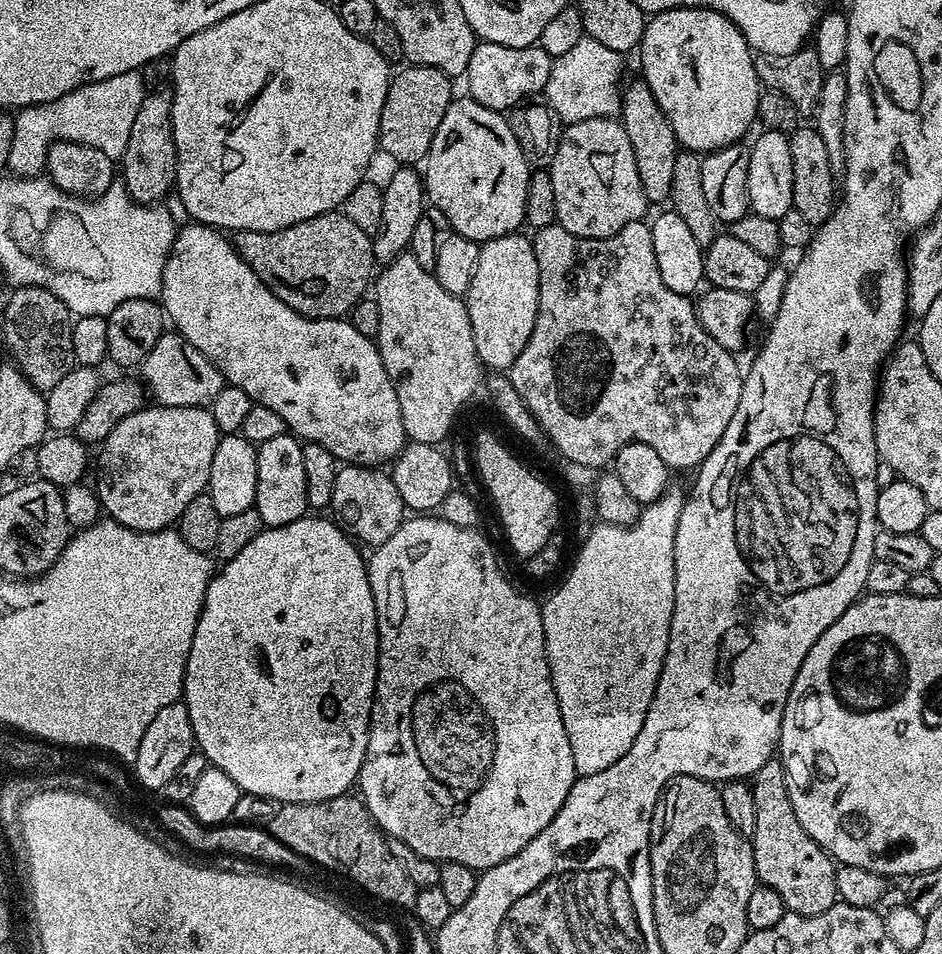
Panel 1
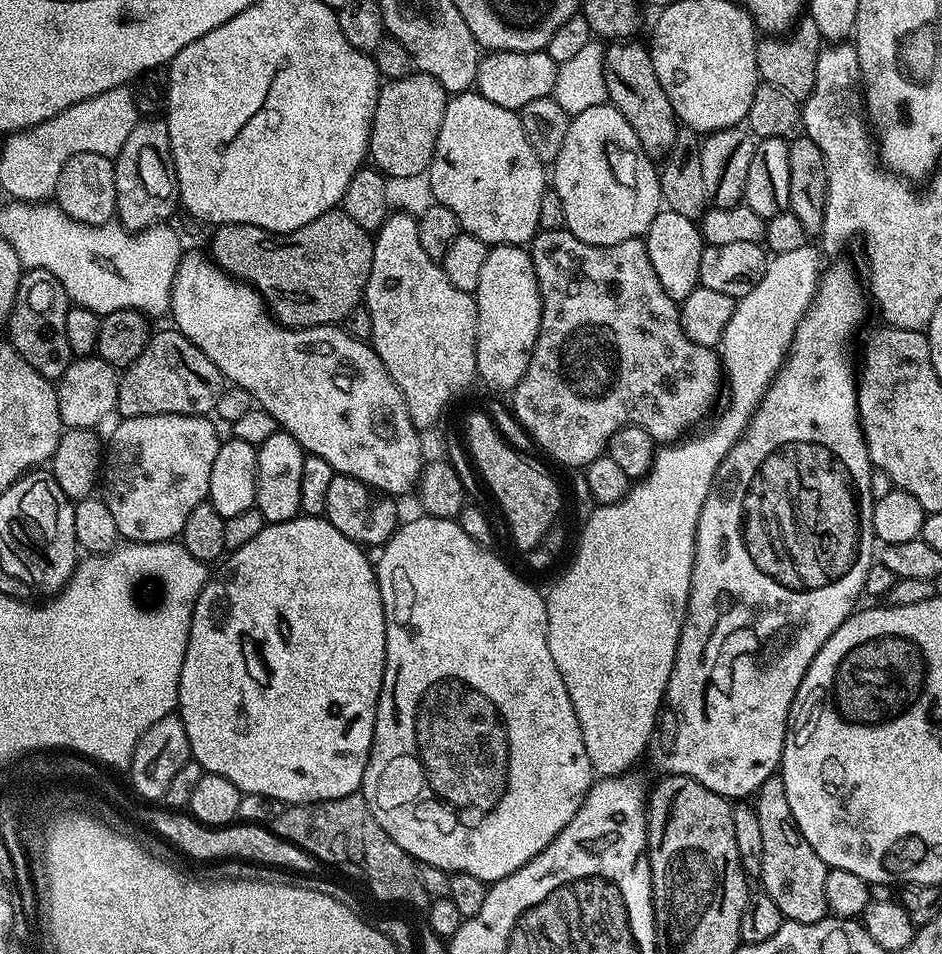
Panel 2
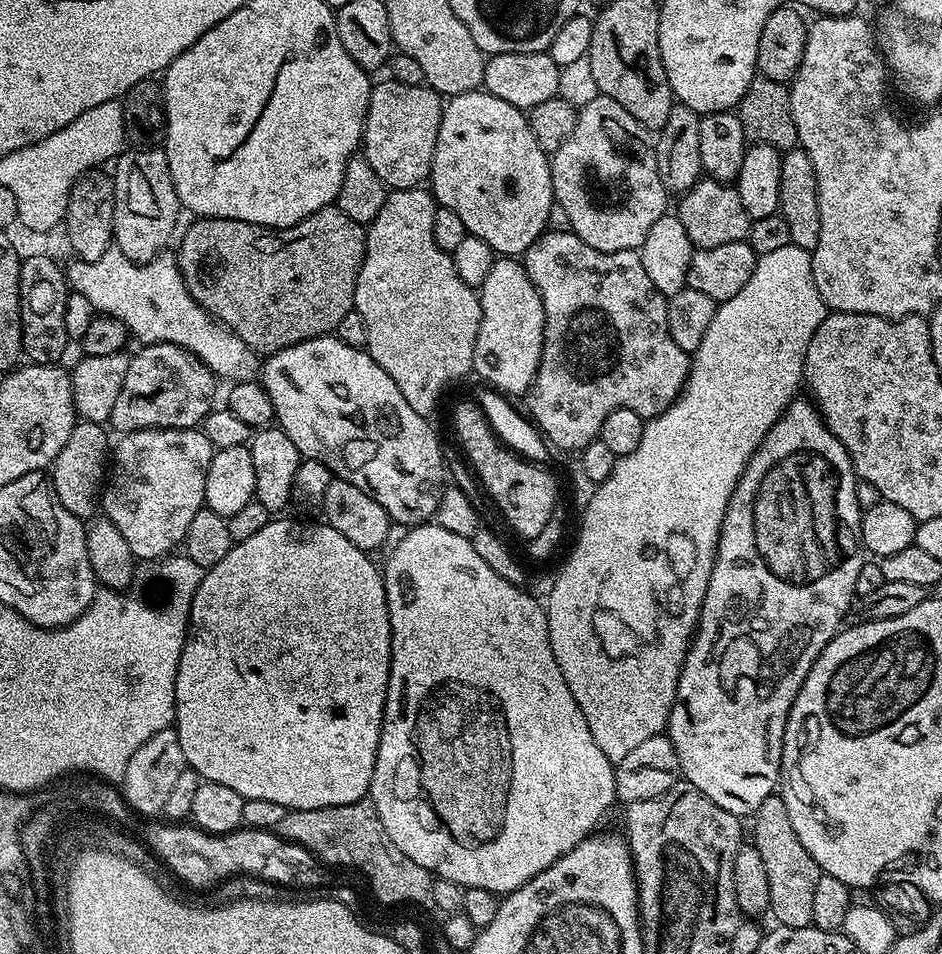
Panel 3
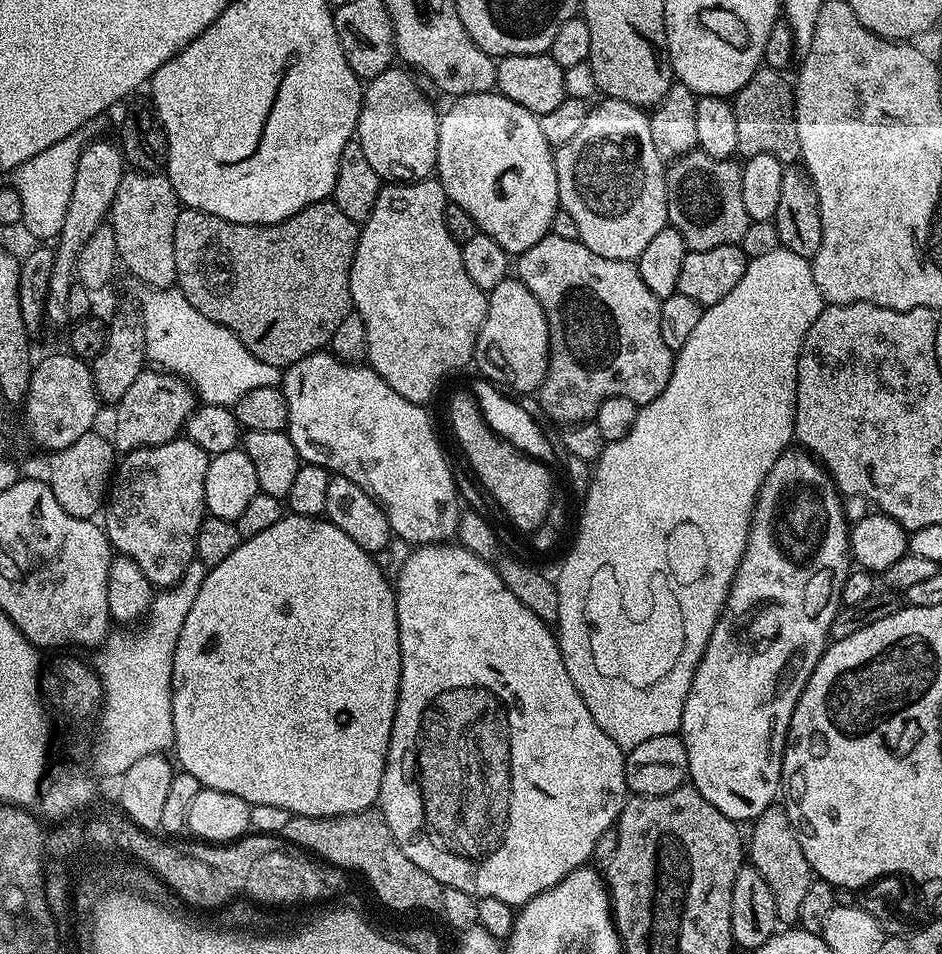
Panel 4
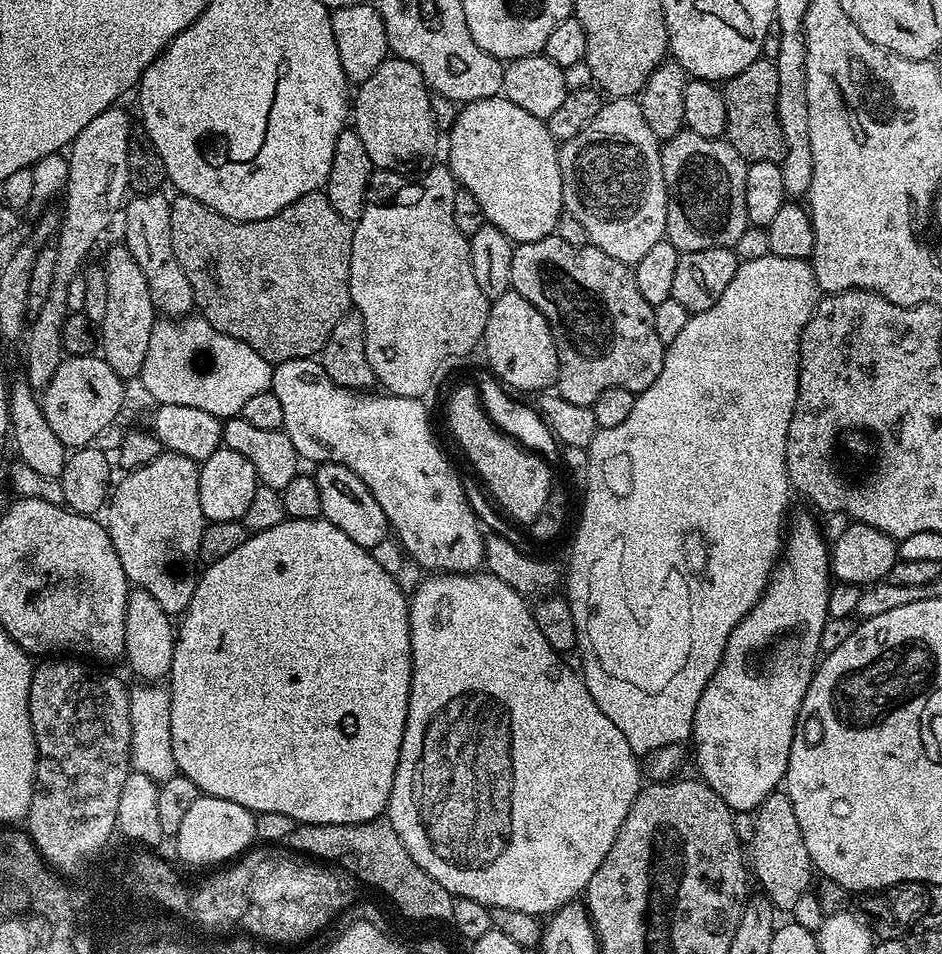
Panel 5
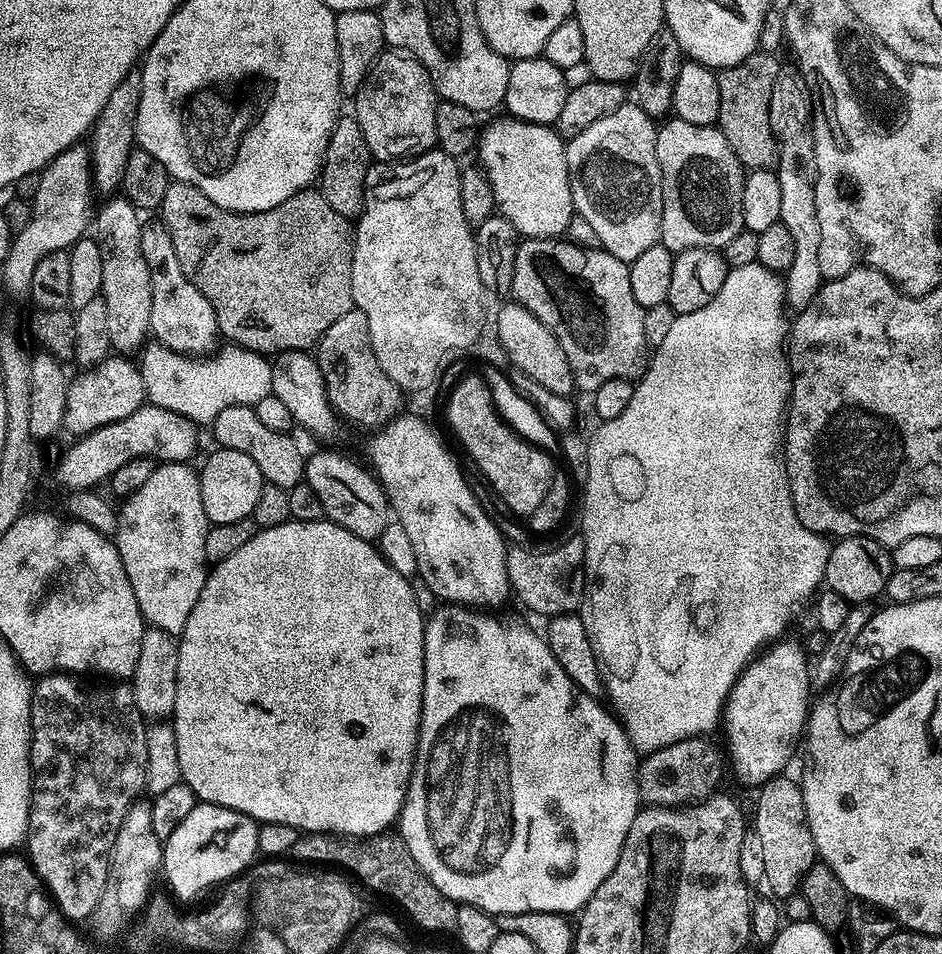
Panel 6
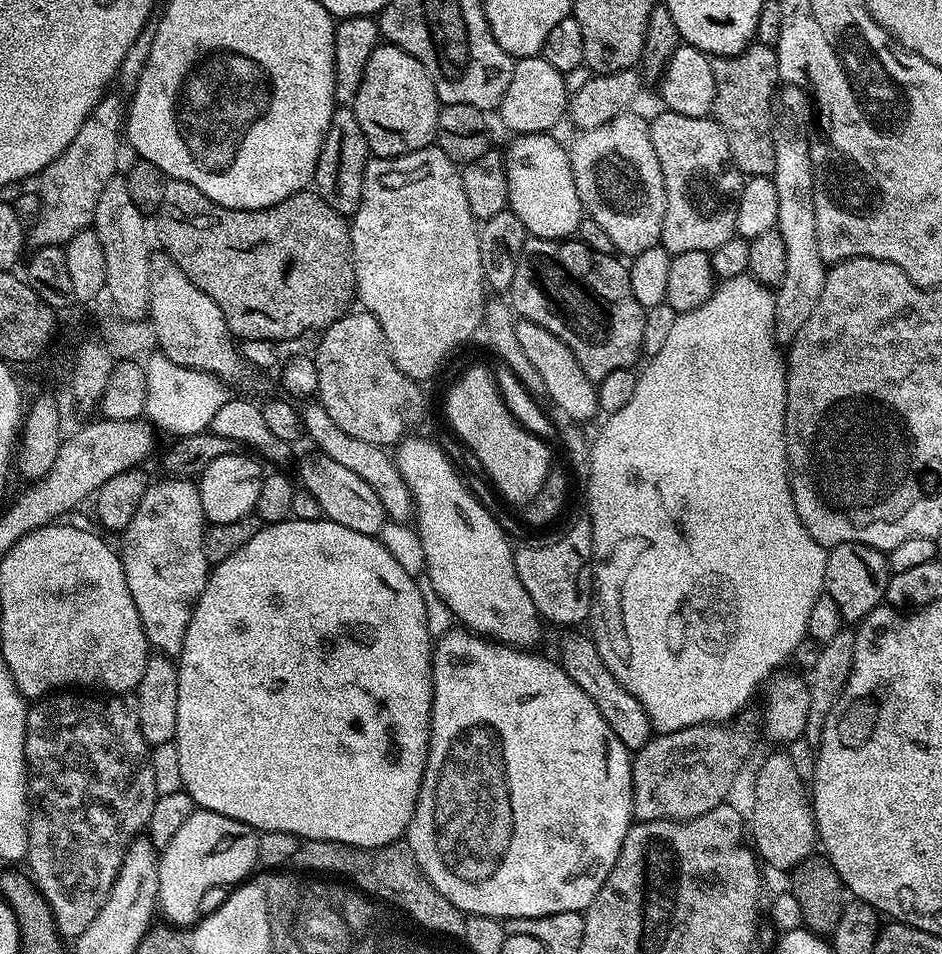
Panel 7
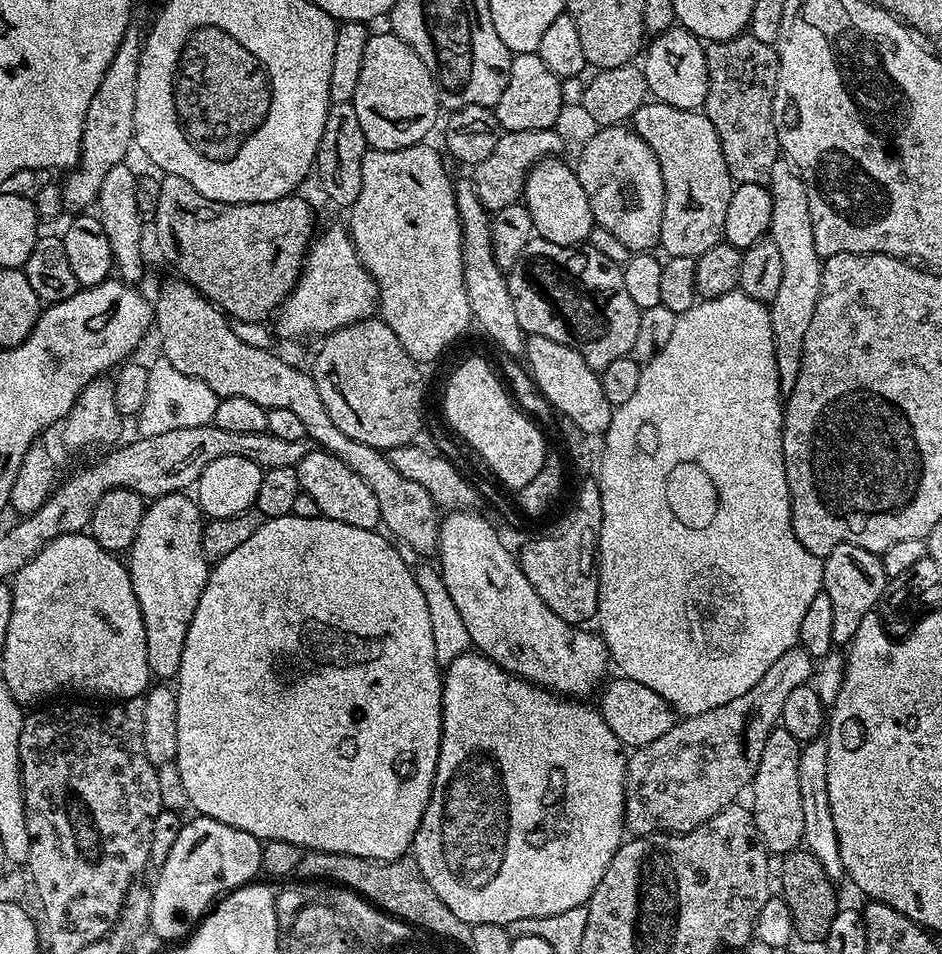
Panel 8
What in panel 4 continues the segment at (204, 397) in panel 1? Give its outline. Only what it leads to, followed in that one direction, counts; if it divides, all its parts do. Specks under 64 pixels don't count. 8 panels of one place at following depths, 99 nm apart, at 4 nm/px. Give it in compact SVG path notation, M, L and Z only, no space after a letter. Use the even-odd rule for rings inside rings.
M145 370L134 378L130 390L115 401L116 425L110 439L117 453L133 452L139 448L162 446L177 439L185 431L188 419L198 406L198 397L181 376L163 370Z

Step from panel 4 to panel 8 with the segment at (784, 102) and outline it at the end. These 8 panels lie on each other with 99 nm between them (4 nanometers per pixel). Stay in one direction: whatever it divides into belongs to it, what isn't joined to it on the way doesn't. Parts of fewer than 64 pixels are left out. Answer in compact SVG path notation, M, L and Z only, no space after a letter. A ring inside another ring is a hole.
M750 34L709 43L704 49L708 93L702 109L714 122L726 170L736 184L767 185L774 162L782 159L776 124L776 87L781 87L780 54L773 45L758 42Z

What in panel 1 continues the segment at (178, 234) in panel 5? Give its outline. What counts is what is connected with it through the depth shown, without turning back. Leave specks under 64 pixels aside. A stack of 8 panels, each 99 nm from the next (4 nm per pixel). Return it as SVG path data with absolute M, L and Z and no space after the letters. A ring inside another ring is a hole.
M340 210L323 212L277 232L238 232L234 236L236 251L260 281L286 306L311 320L343 317L360 303L374 276L372 241L362 226L354 226Z

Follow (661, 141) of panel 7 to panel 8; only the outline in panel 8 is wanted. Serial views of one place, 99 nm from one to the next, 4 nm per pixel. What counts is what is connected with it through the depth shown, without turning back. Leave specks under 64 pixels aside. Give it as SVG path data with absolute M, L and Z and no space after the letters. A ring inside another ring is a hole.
M646 102L632 116L630 124L640 135L642 142L650 146L654 158L658 158L658 166L662 174L664 209L662 210L659 247L665 248L668 256L698 257L706 254L710 246L724 240L726 210L730 206L734 187L730 170L726 170L726 158L722 158L722 146L718 142L714 122L710 122L710 118L700 110L679 108L659 102Z

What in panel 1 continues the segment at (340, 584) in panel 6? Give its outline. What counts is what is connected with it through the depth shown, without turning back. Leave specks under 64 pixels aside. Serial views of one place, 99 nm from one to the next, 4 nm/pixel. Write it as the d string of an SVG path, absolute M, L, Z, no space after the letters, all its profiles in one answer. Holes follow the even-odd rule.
M305 514L301 520L290 522L281 528L265 527L264 531L258 534L258 538L254 538L254 542L248 543L245 548L238 554L238 558L227 561L223 565L224 569L217 571L212 577L210 586L206 590L206 598L202 606L202 614L198 618L198 626L194 630L194 642L190 650L190 658L186 658L186 674L184 675L184 691L182 693L182 702L186 706L186 710L190 714L190 726L194 730L194 738L196 739L196 748L201 754L208 759L211 767L222 770L226 774L230 774L230 778L234 778L234 782L240 787L241 793L249 792L255 796L265 796L280 804L309 804L310 802L322 802L330 798L338 798L345 795L349 791L348 788L357 783L360 767L364 764L364 755L368 749L368 729L373 723L372 704L374 708L374 697L378 692L378 672L376 676L376 664L378 665L378 649L380 647L380 638L376 634L376 603L374 602L374 594L372 587L368 581L368 569L366 567L365 557L360 557L361 549L346 535L343 527L339 523L333 522L331 519L319 520L319 515Z

